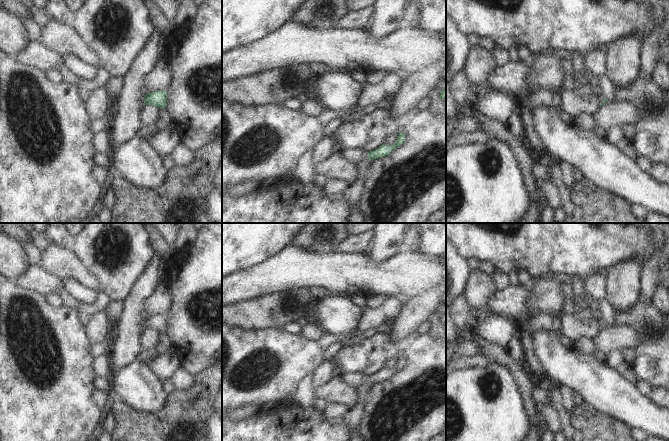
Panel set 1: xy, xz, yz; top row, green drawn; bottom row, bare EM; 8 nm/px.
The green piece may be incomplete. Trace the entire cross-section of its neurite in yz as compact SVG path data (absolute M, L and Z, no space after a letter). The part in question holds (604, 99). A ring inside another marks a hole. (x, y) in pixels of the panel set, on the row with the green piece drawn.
M602 46L599 49L592 50L584 61L584 76L594 82L596 94L598 95L601 106L608 102L600 92L598 85L599 78L606 74L607 53L608 46Z

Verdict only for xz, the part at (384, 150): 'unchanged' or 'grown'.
grown

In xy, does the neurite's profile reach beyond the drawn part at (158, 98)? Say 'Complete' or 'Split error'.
Split error.

